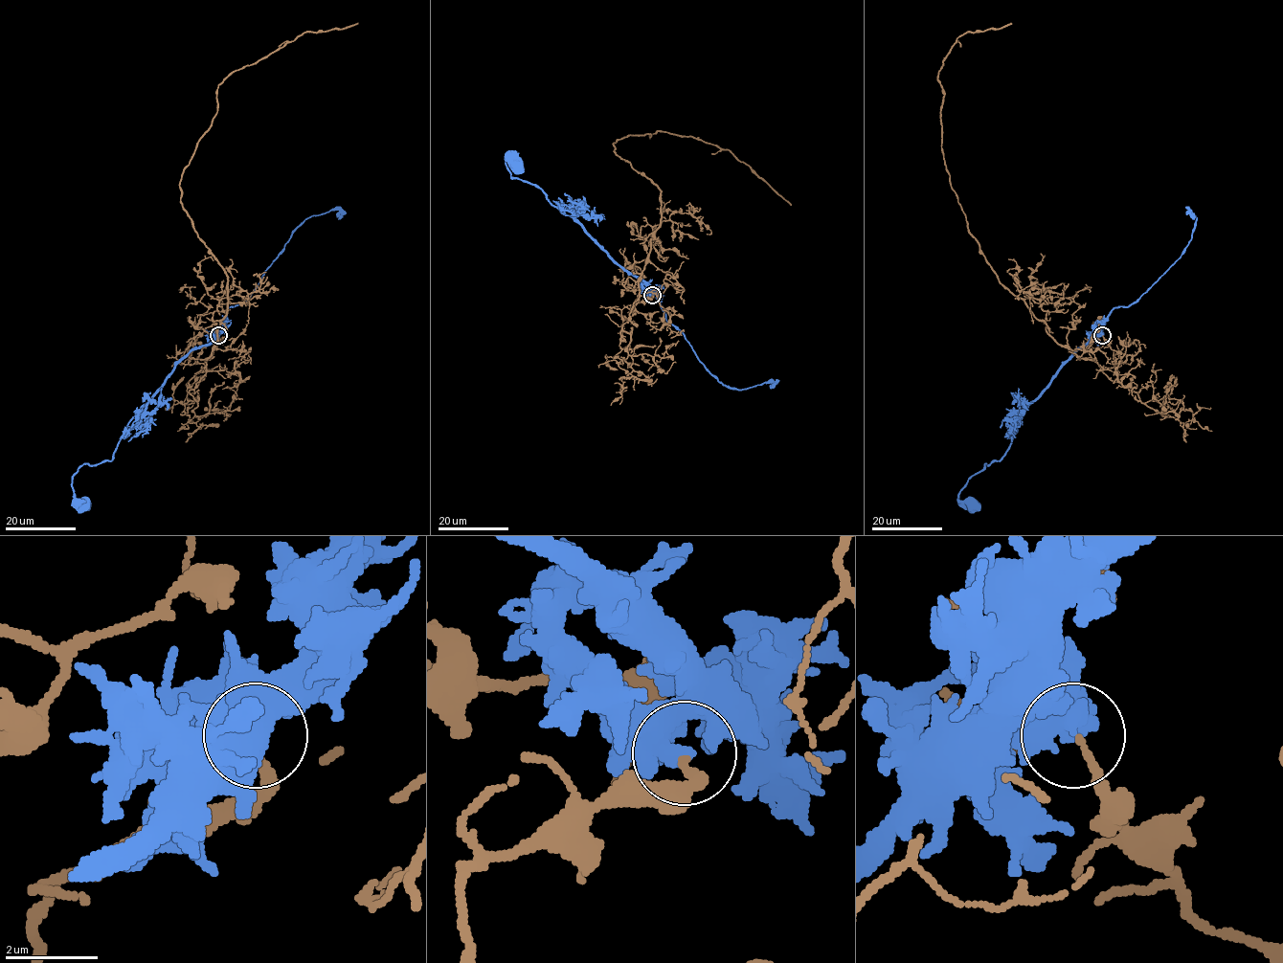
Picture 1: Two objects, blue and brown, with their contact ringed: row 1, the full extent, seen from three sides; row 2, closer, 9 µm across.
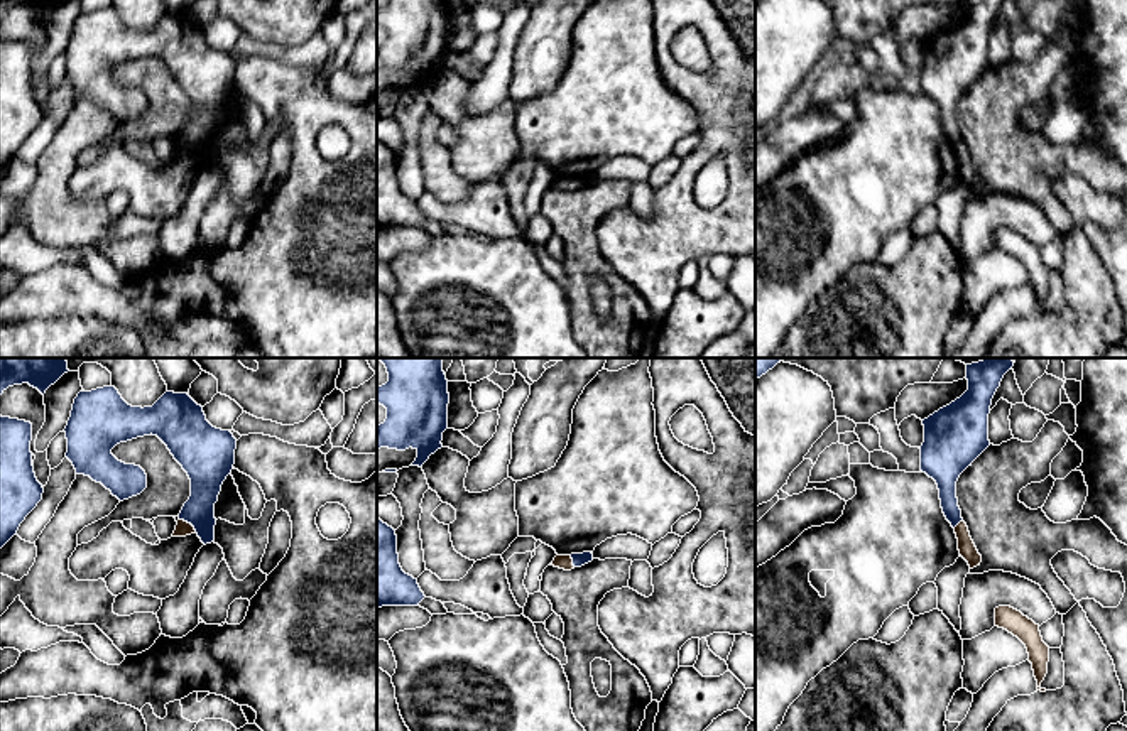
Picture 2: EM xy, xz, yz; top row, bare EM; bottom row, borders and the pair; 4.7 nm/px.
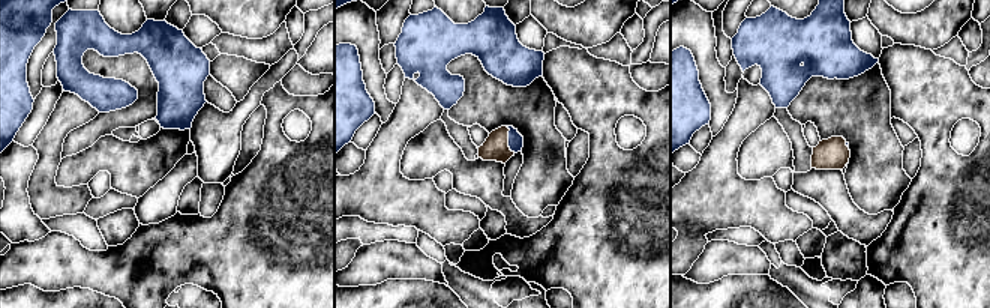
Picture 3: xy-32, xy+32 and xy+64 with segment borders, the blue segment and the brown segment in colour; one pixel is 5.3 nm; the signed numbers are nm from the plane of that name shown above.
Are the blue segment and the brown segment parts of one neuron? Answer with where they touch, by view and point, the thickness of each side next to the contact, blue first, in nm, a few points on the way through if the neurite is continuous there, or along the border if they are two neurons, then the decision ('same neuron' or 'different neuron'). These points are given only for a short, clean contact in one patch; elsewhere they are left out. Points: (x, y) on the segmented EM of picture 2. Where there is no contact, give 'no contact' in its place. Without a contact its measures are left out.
meets blue in xy at (190, 522); 170 nm thick on the blue side, 70 nm on the other; border along xy (179, 519), (186, 520), (196, 532); different neuron

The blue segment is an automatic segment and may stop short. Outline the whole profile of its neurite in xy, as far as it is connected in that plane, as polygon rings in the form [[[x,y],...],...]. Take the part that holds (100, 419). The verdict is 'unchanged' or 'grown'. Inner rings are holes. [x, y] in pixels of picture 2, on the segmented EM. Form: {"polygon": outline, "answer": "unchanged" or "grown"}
{"polygon": [[[115,387],[79,392],[64,429],[66,458],[76,474],[101,483],[120,501],[147,488],[140,466],[118,461],[112,449],[144,436],[157,436],[191,479],[191,496],[179,520],[191,523],[201,542],[215,540],[215,503],[235,464],[237,439],[213,427],[188,393],[166,392],[152,407],[128,405]]], "answer": "unchanged"}

